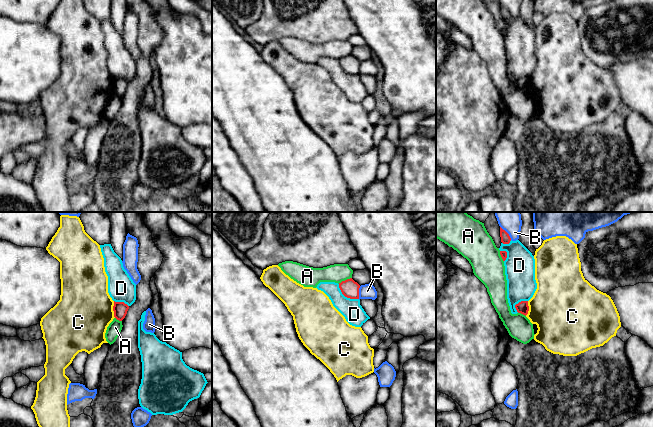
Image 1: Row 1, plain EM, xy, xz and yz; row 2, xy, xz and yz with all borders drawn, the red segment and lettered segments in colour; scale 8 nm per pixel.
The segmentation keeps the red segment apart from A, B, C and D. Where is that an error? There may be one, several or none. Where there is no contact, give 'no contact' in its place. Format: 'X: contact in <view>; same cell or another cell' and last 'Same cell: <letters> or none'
A: contact in xz; another cell
B: contact in yz; another cell
C: contact in xy; another cell
D: contact in xz; another cell
Same cell: none

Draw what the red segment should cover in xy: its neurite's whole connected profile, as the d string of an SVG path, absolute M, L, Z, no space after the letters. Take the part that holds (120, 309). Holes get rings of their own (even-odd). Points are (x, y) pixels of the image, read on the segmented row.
M114 301L113 311L114 311L114 317L117 320L122 321L125 318L128 309L129 309L129 306L124 302Z

